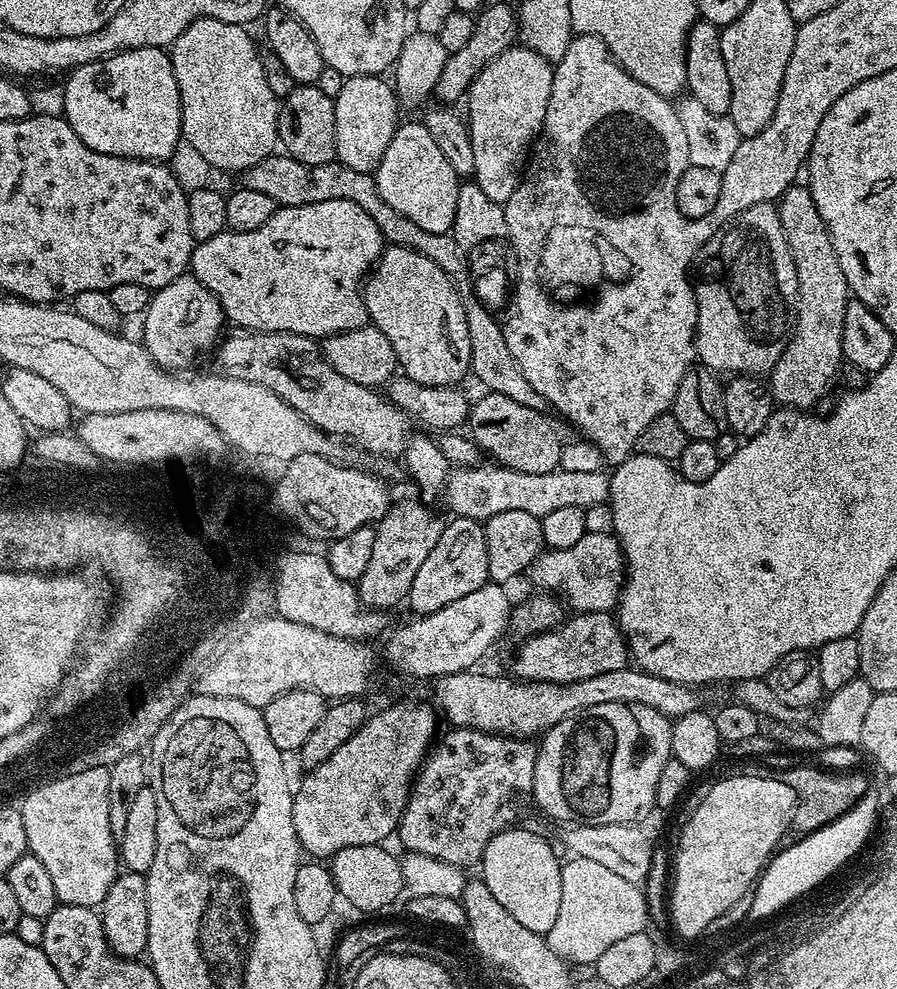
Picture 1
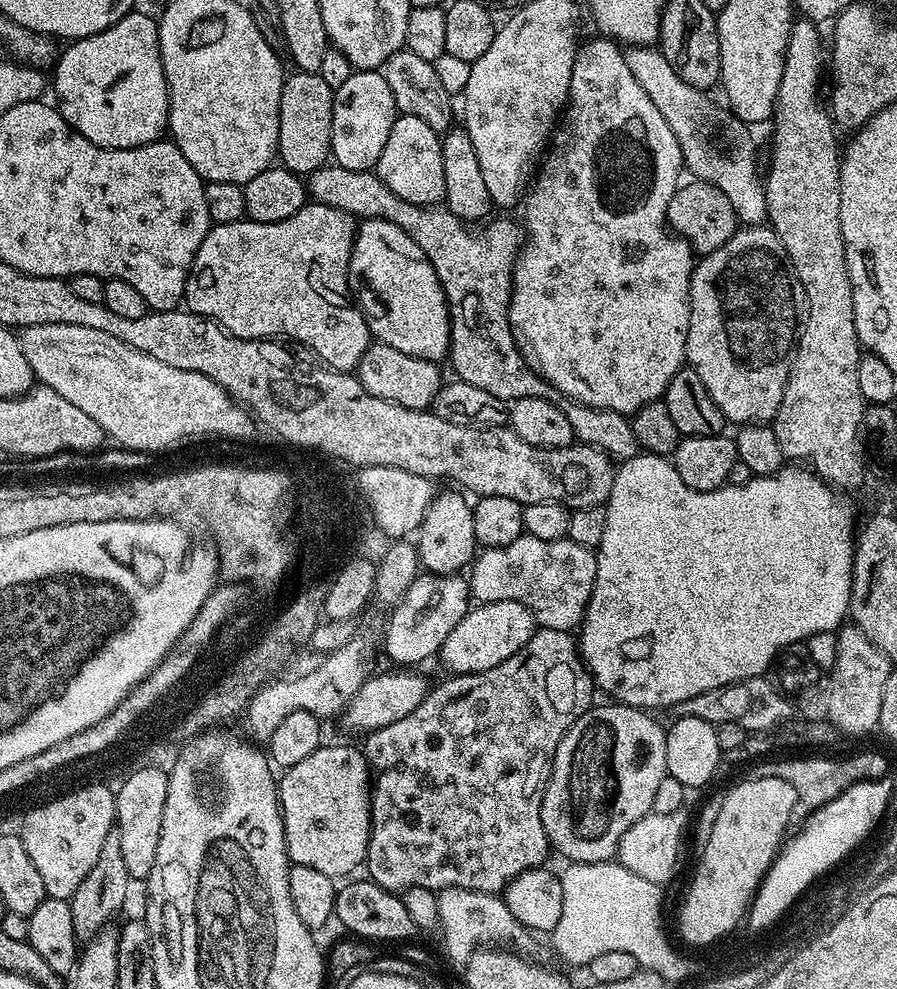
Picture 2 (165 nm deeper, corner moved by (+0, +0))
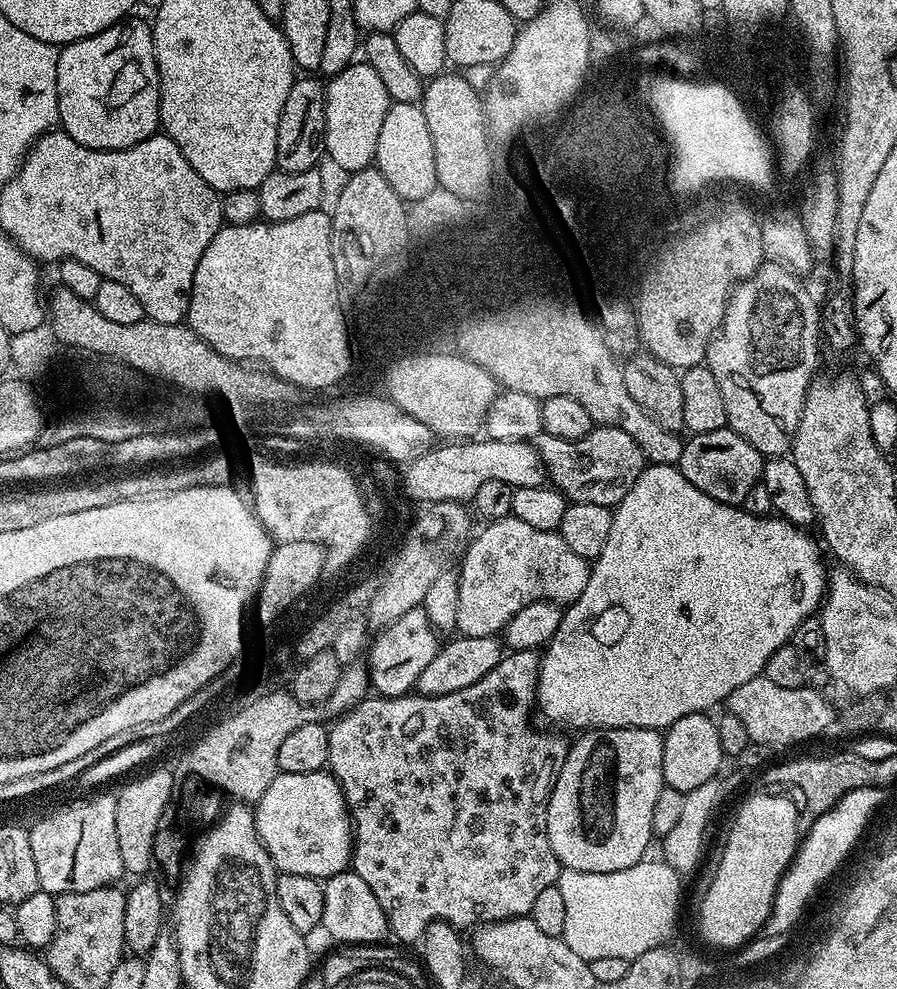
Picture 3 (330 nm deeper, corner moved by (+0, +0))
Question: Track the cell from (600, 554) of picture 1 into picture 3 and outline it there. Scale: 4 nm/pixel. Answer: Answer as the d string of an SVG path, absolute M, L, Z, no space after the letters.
M513 515L485 523L483 527L467 541L459 561L456 623L459 635L474 638L496 636L518 614L518 610L539 600L567 606L574 603L582 590L586 590L589 561L578 558L578 554L562 542L559 531L534 530L534 526Z

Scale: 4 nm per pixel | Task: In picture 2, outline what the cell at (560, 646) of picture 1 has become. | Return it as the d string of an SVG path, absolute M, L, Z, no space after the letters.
M537 627L536 633L506 662L494 666L490 670L471 674L452 674L449 680L435 685L428 696L406 718L398 718L398 722L390 722L390 726L382 726L378 730L367 733L363 737L362 751L370 765L374 783L372 793L372 833L368 835L368 859L366 869L371 883L393 894L403 894L410 887L426 887L433 890L441 888L465 888L475 892L499 893L507 888L508 883L518 874L531 868L541 867L550 853L548 835L542 826L540 806L537 803L538 793L546 780L546 773L552 763L552 755L561 738L570 730L570 726L582 713L593 707L594 677L580 658L578 640L572 632L563 632L553 628Z

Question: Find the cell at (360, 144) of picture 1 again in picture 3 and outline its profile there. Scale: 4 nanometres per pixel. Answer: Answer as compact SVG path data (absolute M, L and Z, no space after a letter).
M353 62L349 68L331 77L326 84L326 149L327 159L333 160L344 174L360 172L376 159L378 134L390 107L388 91L367 62Z

